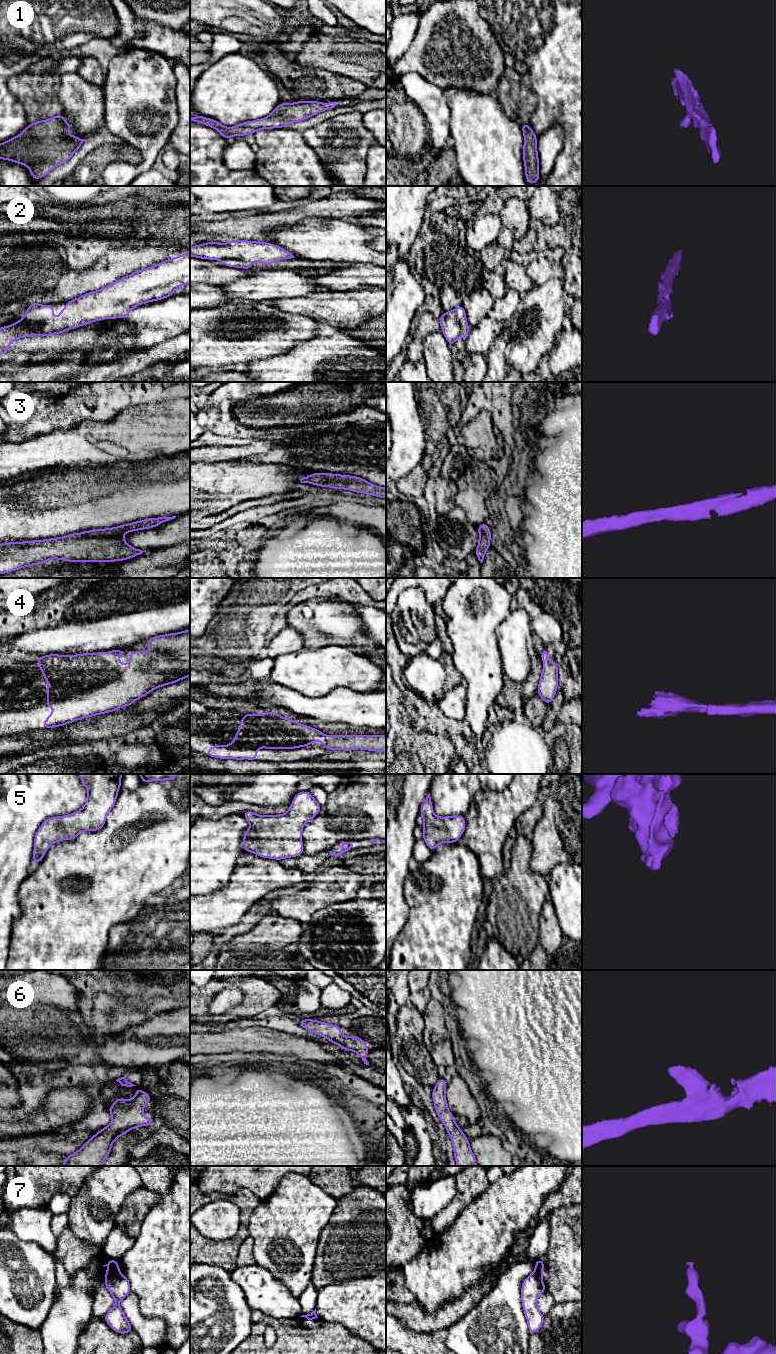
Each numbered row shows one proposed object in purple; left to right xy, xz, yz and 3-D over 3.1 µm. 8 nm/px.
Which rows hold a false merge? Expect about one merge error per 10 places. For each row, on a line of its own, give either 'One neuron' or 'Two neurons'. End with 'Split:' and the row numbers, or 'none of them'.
1: One neuron
2: One neuron
3: One neuron
4: One neuron
5: One neuron
6: One neuron
7: Two neurons
Split: 7

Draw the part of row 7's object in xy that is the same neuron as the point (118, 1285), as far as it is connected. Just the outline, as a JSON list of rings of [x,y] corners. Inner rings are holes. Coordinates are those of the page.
[[[121,1273],[108,1274],[105,1278],[104,1286],[108,1289],[115,1300],[112,1307],[103,1317],[110,1328],[119,1334],[128,1334],[134,1331],[128,1318],[124,1315],[119,1302],[131,1292],[129,1280]]]

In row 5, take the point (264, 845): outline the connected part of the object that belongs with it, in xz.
[[[309,791],[297,793],[289,810],[281,815],[259,815],[247,810],[242,814],[249,822],[250,828],[243,834],[244,852],[252,852],[262,858],[282,860],[304,854],[302,831],[304,825],[316,817],[322,806]]]

